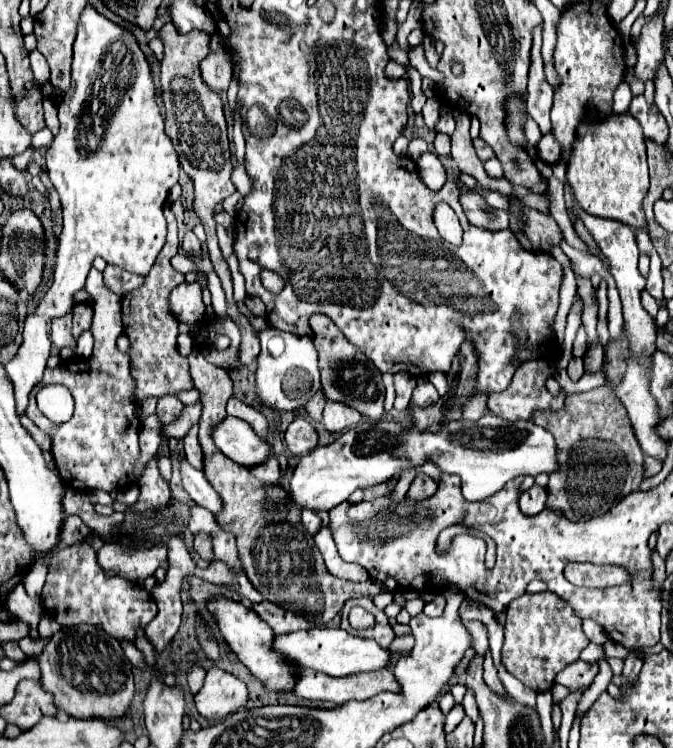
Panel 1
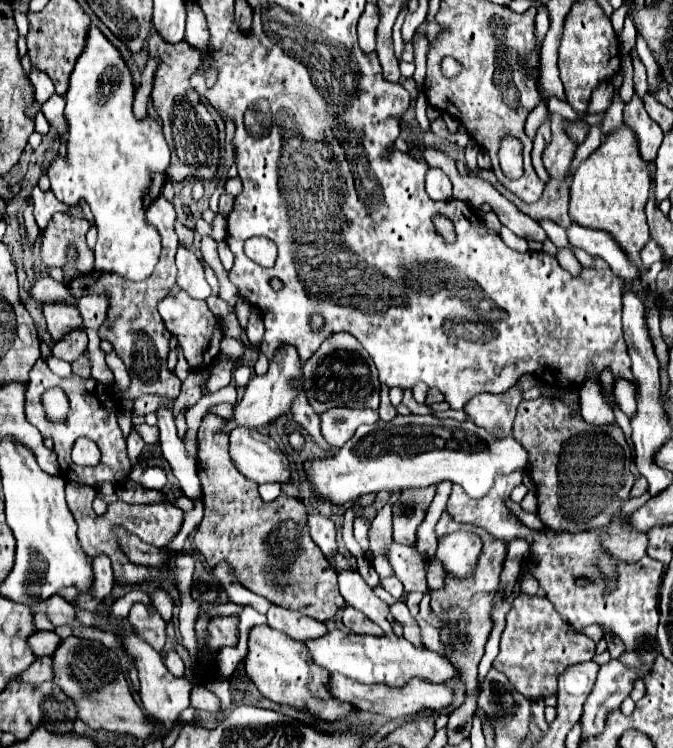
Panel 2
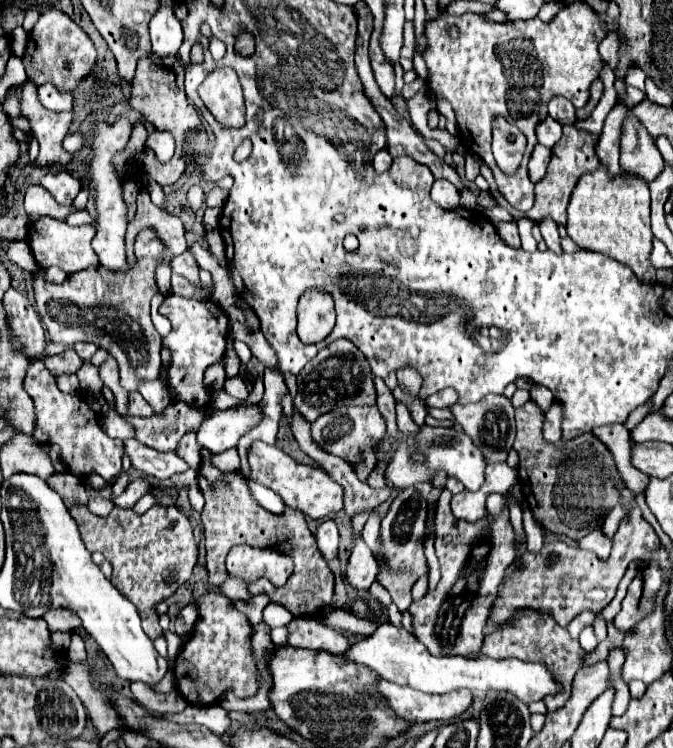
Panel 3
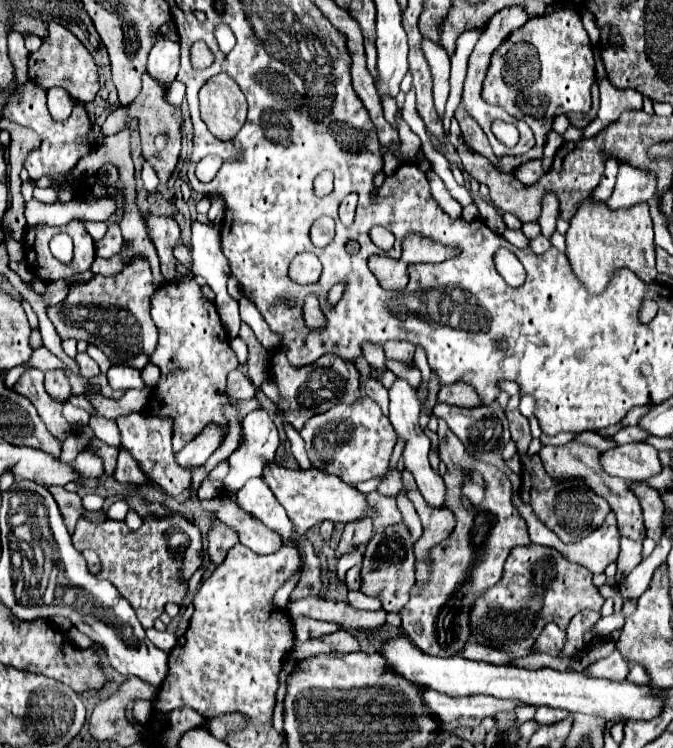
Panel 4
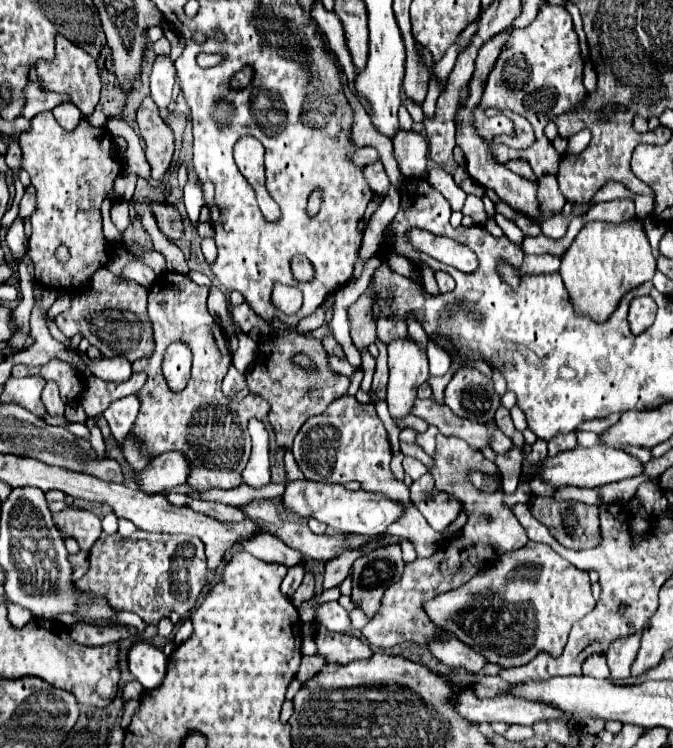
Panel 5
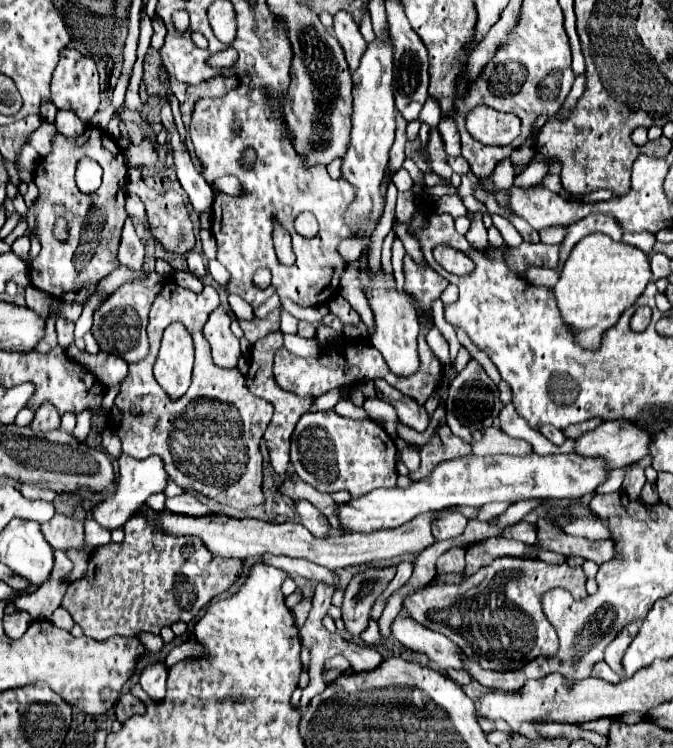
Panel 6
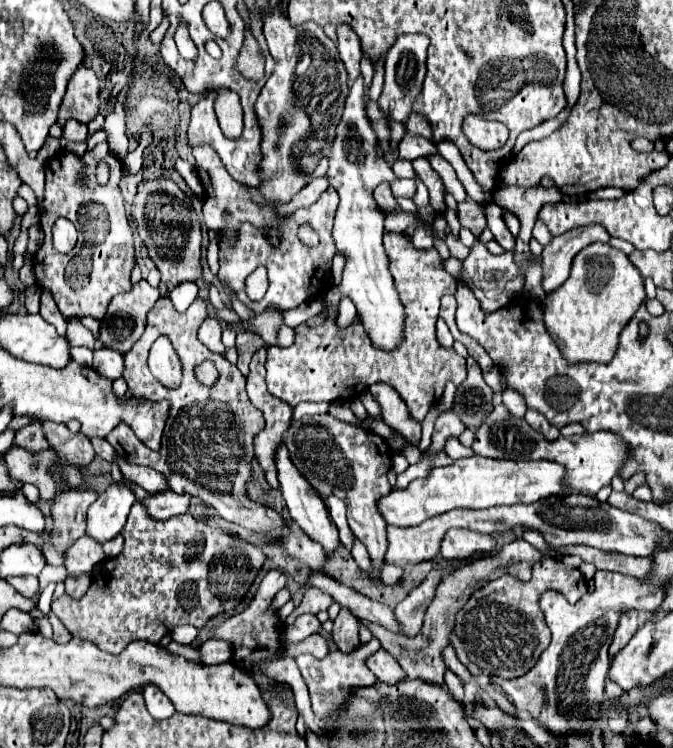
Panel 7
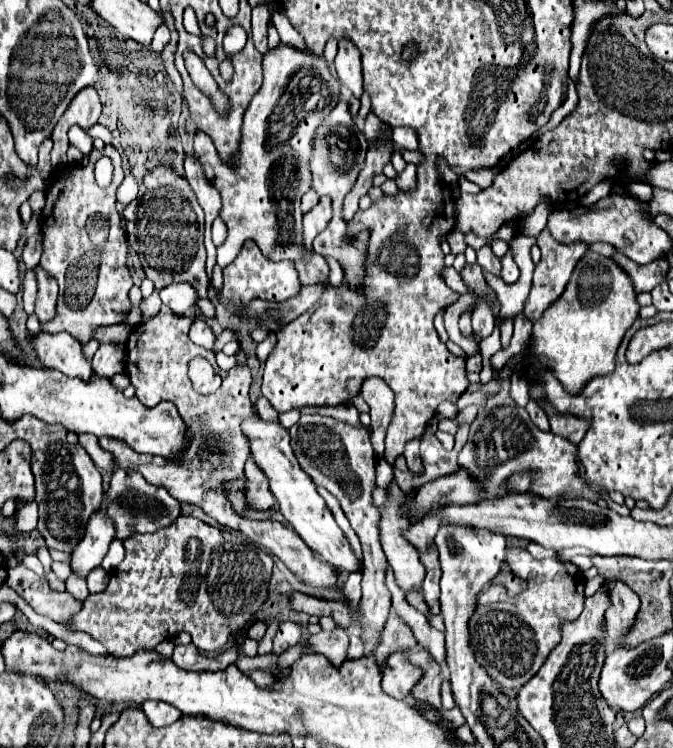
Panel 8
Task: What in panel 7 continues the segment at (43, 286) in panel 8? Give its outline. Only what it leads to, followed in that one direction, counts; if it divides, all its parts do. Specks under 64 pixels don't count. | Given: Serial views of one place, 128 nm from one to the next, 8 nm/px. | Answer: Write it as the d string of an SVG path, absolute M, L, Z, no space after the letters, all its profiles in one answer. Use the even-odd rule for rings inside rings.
M42 290L42 300L40 300L40 316L56 326L60 336L66 336L68 321L60 314L60 308L54 304L54 298L48 290Z

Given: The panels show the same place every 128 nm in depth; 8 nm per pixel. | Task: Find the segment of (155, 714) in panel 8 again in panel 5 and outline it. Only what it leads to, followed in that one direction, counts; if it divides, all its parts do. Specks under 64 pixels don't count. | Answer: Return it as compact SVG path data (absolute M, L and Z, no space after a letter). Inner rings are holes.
M136 640L128 650L128 668L146 690L152 690L166 676L166 654L144 640Z

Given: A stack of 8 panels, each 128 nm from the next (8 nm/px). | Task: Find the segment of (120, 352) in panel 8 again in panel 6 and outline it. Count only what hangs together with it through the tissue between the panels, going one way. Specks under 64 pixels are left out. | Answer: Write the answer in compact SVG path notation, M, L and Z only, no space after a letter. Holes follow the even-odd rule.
M70 344L66 352L68 356L72 356L72 360L76 360L78 364L84 364L84 368L88 368L88 372L92 372L96 380L100 380L106 388L120 384L128 372L128 364L120 360L120 356L114 356L108 352L88 354L86 350L78 350L76 344Z

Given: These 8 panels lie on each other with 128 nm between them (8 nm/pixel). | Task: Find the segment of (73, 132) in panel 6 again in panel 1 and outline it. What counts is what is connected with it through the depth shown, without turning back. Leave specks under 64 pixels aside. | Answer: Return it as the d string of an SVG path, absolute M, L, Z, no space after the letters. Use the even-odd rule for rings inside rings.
M32 50L30 52L30 62L32 62L32 72L34 72L34 78L44 84L48 78L50 78L50 70L48 70L48 64L46 60L42 58L42 54L38 50Z

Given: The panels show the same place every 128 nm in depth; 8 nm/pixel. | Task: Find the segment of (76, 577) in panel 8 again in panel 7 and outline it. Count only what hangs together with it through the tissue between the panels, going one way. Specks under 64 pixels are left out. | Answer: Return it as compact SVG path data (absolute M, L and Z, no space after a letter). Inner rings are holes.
M84 534L66 554L66 570L70 576L74 576L76 572L92 572L92 568L104 560L104 550L102 544L96 542L92 536Z

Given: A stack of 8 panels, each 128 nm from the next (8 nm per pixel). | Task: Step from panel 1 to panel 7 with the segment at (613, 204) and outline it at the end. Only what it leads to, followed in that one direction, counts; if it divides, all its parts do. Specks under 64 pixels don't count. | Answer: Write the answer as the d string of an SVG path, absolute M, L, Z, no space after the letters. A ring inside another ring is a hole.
M590 244L572 260L570 278L544 298L544 322L568 362L610 362L622 328L644 298L644 278L626 254L610 244Z

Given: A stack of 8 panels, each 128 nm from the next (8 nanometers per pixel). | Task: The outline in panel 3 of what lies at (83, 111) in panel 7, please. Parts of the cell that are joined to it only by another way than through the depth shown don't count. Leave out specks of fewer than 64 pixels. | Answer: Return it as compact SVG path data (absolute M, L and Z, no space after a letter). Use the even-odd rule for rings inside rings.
M46 10L40 14L38 22L32 28L32 34L28 38L26 52L22 56L28 80L34 84L54 84L60 92L70 92L78 86L80 80L84 80L94 62L96 62L96 48L90 40L90 36L62 10Z

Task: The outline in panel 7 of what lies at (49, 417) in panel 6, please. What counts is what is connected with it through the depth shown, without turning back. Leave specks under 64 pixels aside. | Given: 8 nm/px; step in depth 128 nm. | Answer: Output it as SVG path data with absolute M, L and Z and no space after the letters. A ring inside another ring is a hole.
M32 420L32 424L20 428L14 438L16 446L28 448L30 452L38 452L40 448L48 446L48 440L44 440L44 430L42 430L42 420Z

